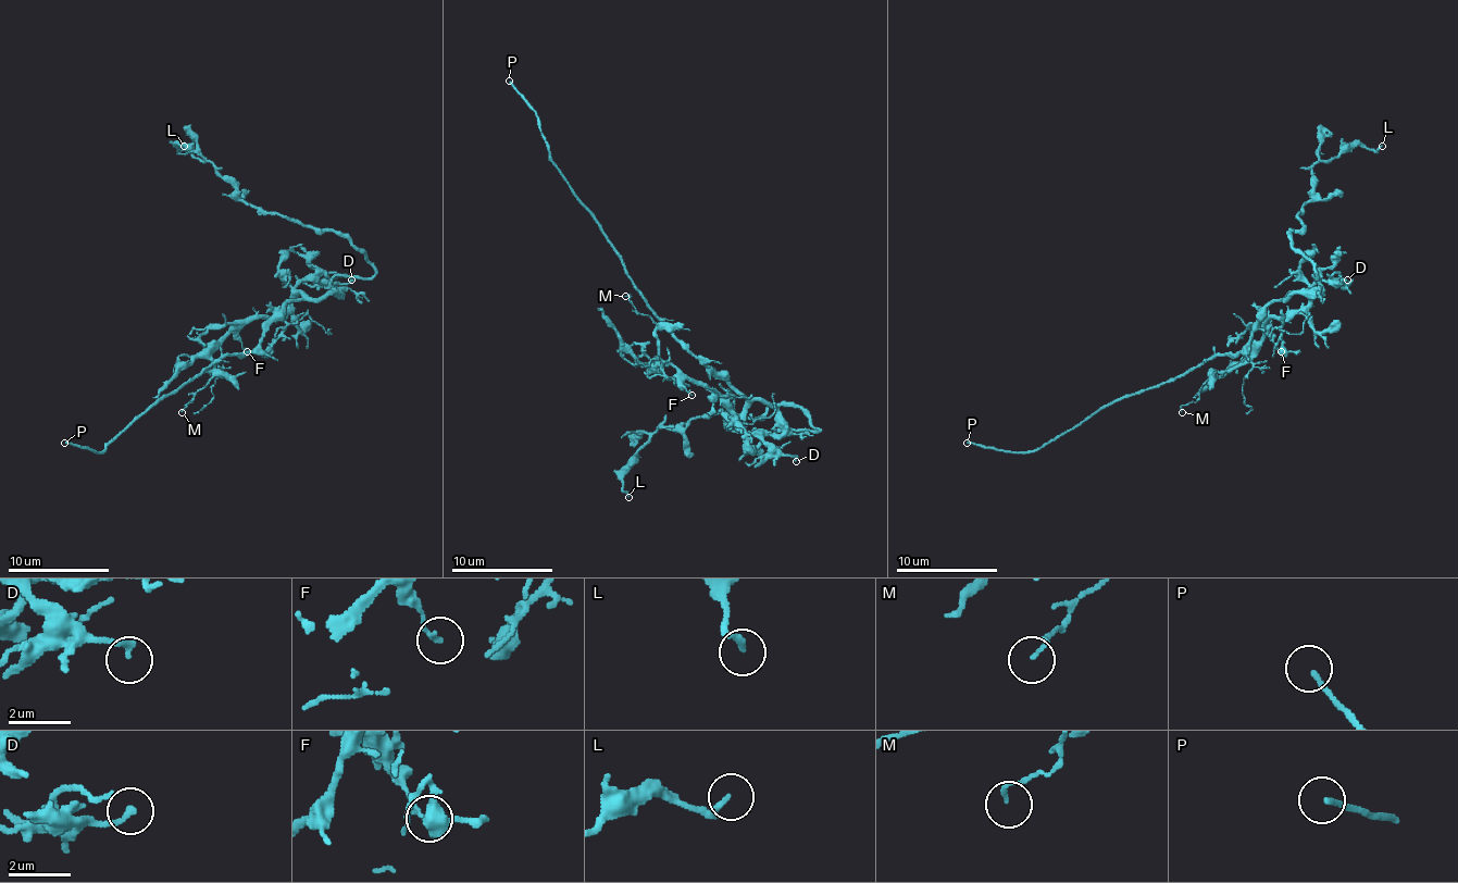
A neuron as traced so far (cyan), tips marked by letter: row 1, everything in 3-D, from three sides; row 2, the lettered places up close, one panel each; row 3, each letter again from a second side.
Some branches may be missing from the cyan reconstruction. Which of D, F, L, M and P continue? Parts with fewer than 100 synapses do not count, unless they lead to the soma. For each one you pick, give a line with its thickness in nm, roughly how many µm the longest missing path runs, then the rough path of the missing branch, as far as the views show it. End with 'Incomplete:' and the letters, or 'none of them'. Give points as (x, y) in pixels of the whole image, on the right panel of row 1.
P: 140 nm | 8 µm | (967, 443), (948, 439), (948, 458)
Incomplete: P

